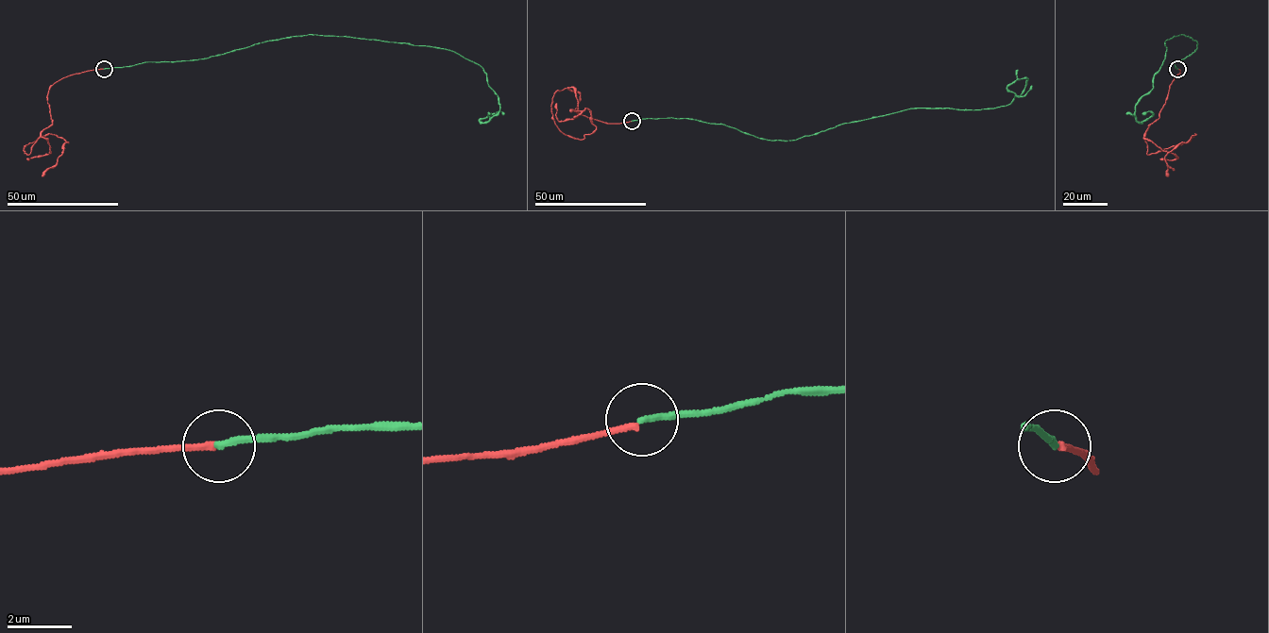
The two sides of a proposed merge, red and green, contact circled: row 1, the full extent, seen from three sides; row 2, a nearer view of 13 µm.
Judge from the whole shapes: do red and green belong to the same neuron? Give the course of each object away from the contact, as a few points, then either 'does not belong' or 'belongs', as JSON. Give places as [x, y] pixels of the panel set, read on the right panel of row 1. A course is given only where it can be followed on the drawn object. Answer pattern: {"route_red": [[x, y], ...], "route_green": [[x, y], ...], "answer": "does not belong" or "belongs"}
{"route_red": [[1177, 69], [1159, 117], [1145, 133], [1148, 155], [1187, 143], [1196, 134], [1165, 157], [1168, 176]], "route_green": [[1177, 69], [1175, 62], [1196, 47], [1182, 34], [1165, 41], [1165, 58], [1135, 119], [1153, 113], [1142, 113]], "answer": "does not belong"}

